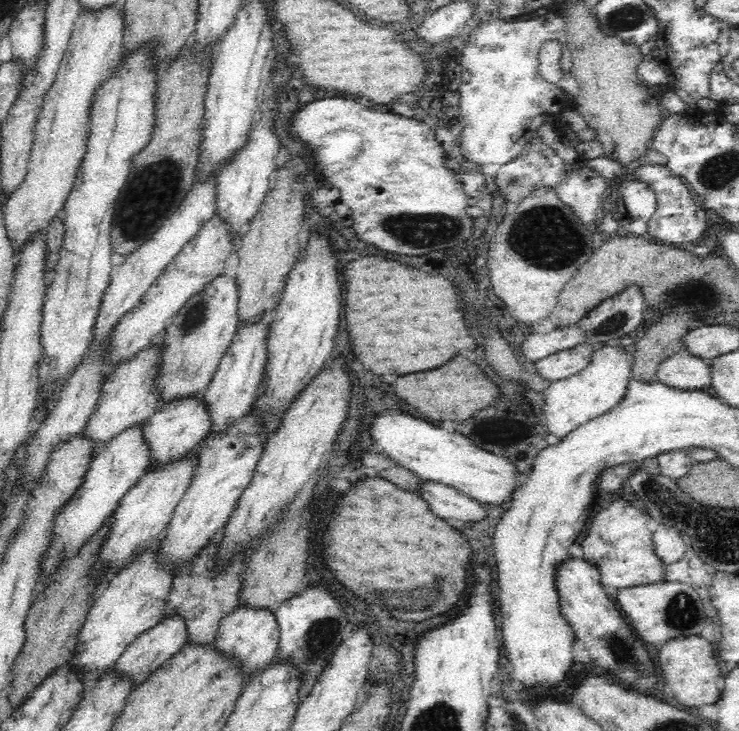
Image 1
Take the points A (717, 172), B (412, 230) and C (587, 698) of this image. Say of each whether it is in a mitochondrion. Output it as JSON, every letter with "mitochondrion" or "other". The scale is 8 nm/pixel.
{"A":"mitochondrion","B":"mitochondrion","C":"other"}

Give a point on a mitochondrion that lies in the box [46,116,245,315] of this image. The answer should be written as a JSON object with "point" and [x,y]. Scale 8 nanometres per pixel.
{"point":[155,189]}

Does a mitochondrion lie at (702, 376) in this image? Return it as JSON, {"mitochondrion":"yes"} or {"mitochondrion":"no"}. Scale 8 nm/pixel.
{"mitochondrion":"no"}

